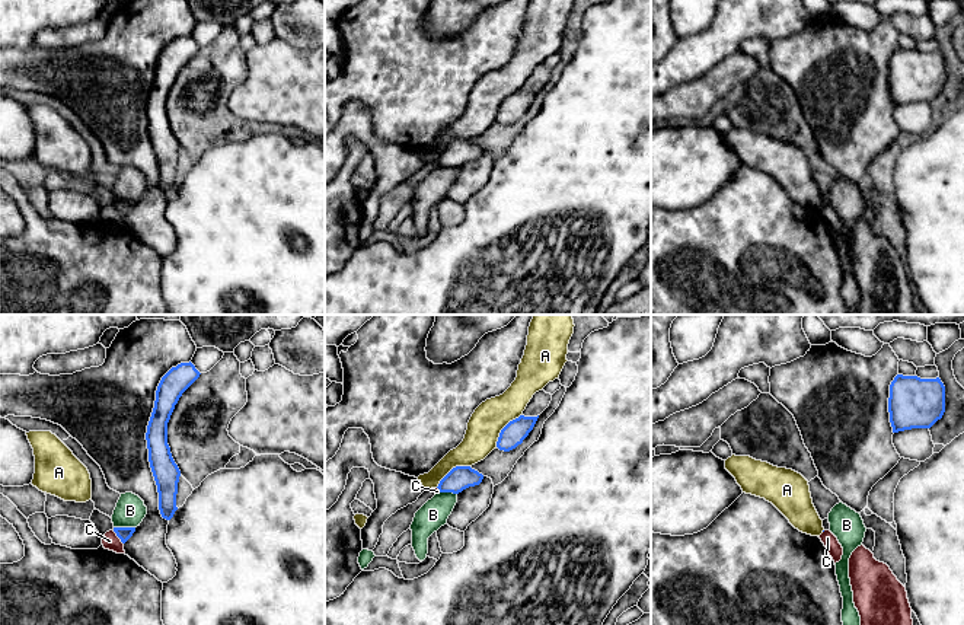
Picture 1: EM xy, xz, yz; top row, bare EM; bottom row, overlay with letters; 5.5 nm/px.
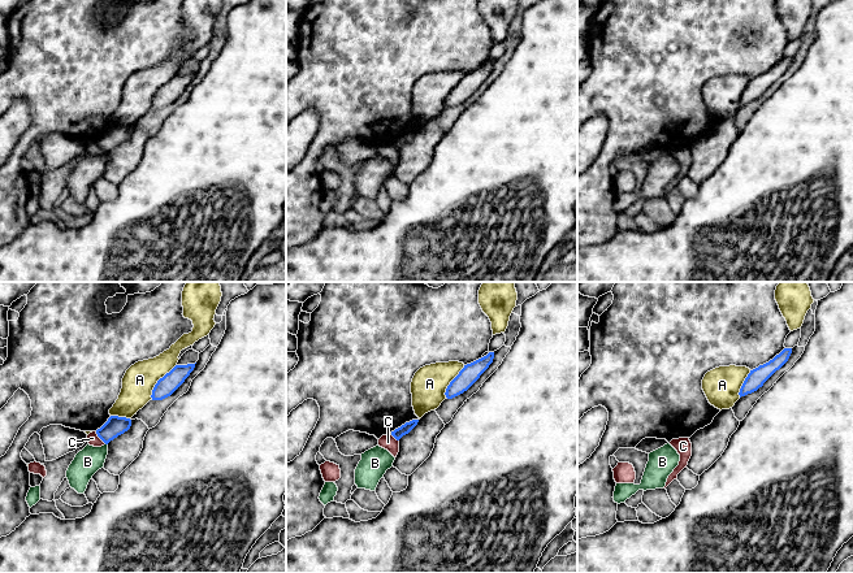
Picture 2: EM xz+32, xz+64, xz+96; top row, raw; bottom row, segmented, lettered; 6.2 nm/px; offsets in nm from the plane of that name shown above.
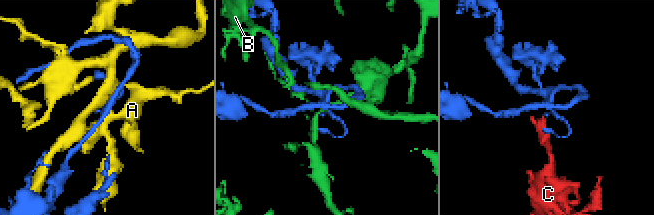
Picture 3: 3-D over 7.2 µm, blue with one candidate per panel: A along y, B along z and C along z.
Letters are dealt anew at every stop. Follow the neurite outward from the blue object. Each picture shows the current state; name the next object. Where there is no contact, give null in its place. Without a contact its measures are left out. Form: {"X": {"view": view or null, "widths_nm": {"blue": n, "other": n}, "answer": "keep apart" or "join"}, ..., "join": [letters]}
{"A": {"view": "xz", "widths_nm": {"blue": 130, "other": 190}, "answer": "keep apart"}, "B": {"view": "xy", "widths_nm": {"blue": 80, "other": 170}, "answer": "keep apart"}, "C": {"view": "xy", "widths_nm": {"blue": 80, "other": 90}, "answer": "keep apart"}, "join": []}

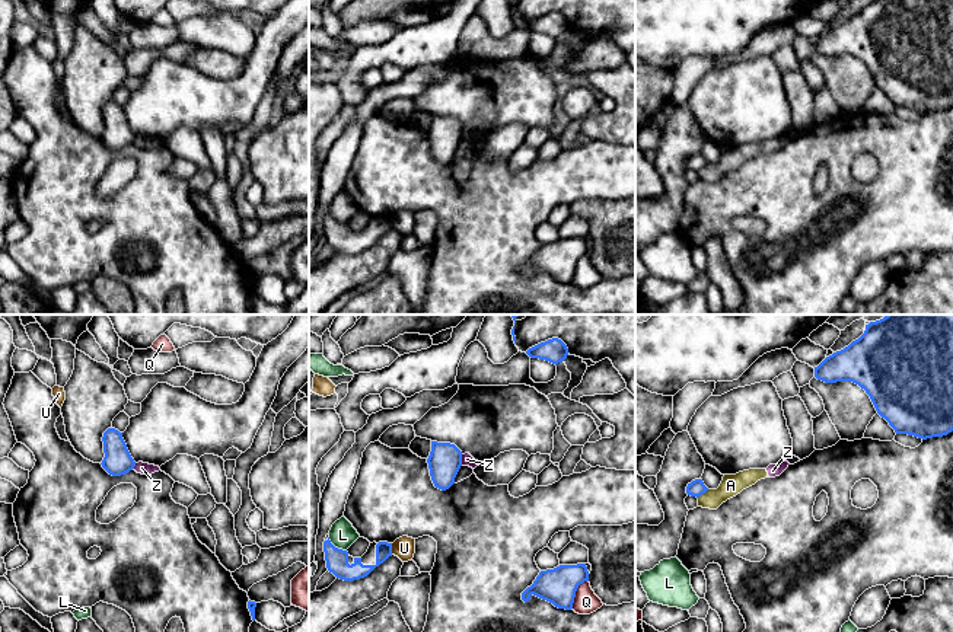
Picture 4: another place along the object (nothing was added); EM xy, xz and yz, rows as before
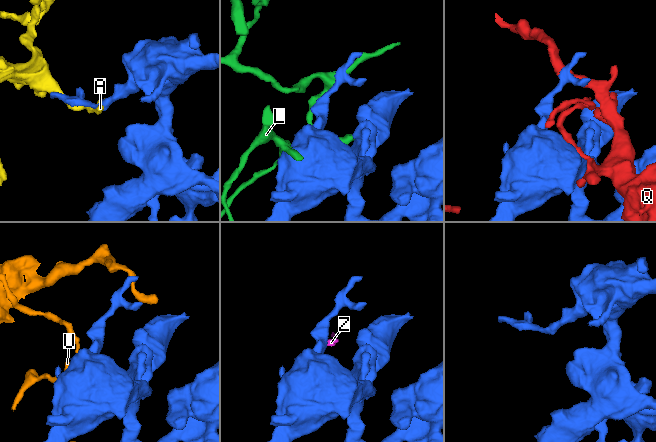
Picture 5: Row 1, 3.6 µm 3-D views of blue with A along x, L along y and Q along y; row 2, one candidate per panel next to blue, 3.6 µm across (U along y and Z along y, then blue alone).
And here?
{"A": {"view": "yz", "widths_nm": {"blue": 90, "other": 120}, "answer": "keep apart"}, "L": {"view": "xz", "widths_nm": {"blue": 130, "other": 150}, "answer": "keep apart"}, "Q": {"view": "xz", "widths_nm": {"blue": 200, "other": 140}, "answer": "keep apart"}, "U": {"view": "xz", "widths_nm": {"blue": 90, "other": 120}, "answer": "keep apart"}, "Z": {"view": "xz", "widths_nm": {"blue": 190, "other": 60}, "answer": "keep apart"}, "join": []}

